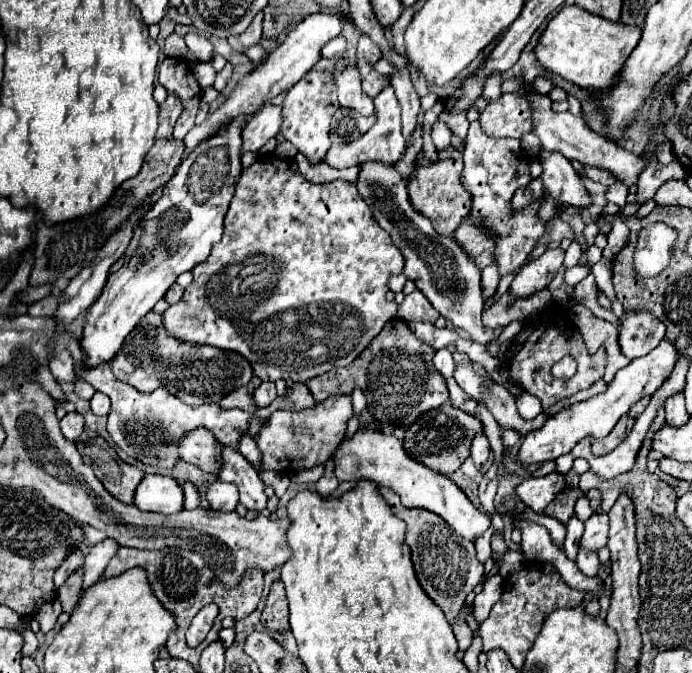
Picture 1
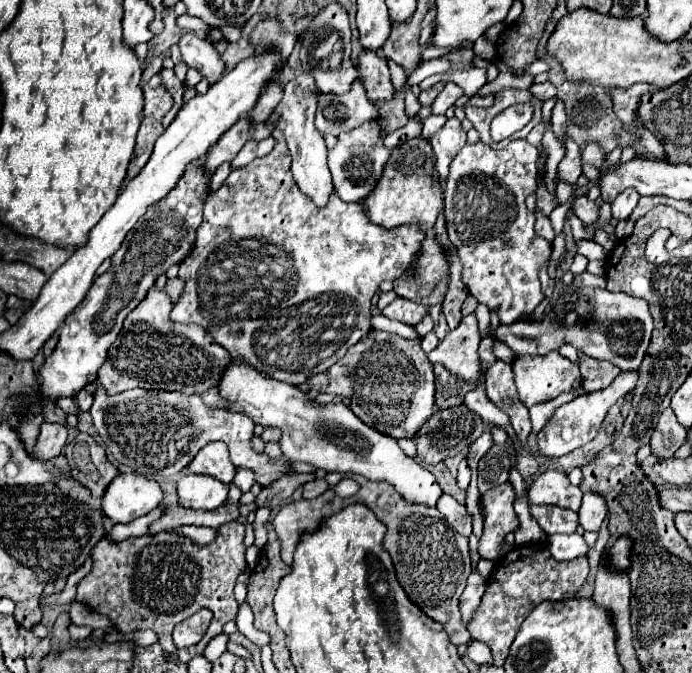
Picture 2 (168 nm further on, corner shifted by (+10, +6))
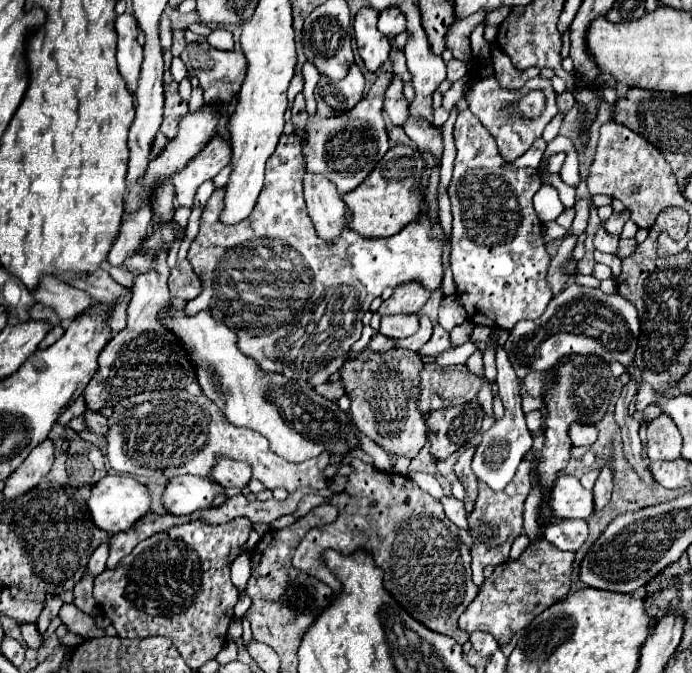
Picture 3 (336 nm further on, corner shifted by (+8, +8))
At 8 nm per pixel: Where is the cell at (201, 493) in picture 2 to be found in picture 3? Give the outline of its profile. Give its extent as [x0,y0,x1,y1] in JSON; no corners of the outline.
[161,475,223,515]

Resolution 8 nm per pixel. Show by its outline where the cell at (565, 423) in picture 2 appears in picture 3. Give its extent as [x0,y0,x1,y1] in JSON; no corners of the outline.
[571,425,597,447]

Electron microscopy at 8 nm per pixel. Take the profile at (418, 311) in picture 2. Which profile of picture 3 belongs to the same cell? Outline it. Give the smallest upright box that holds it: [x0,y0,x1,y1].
[379,315,419,339]

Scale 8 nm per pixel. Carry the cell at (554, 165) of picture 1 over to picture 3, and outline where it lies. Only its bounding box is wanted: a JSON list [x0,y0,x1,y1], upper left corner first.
[595,229,619,255]

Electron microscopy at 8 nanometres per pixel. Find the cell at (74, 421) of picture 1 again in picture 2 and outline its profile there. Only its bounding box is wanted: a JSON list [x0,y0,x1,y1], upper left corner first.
[37,421,67,459]

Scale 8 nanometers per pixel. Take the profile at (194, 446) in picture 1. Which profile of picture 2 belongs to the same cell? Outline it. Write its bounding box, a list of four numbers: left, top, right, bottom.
[187,441,235,483]

